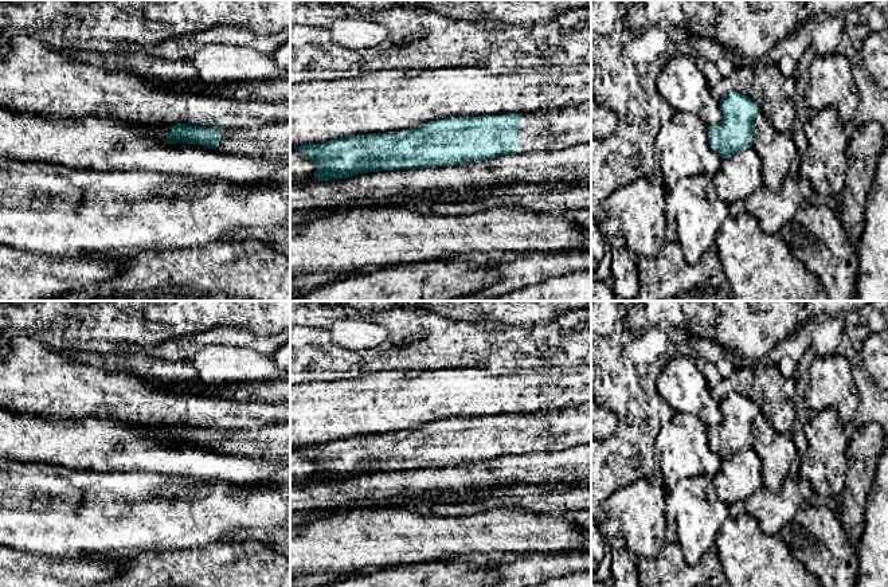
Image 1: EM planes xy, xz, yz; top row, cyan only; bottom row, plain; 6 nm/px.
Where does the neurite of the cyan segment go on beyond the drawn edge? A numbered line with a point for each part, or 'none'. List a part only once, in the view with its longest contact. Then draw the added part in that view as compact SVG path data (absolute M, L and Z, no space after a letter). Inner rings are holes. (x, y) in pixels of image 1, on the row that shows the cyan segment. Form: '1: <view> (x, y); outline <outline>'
1: xz (547, 129); outline M591 102L524 113L516 136L520 153L559 150L578 144L591 144Z

